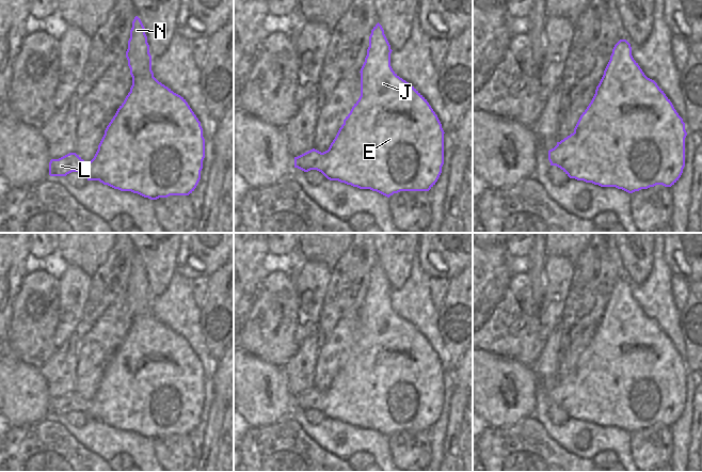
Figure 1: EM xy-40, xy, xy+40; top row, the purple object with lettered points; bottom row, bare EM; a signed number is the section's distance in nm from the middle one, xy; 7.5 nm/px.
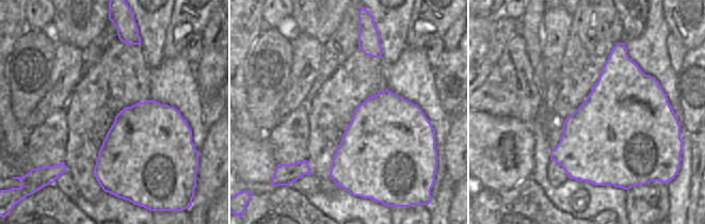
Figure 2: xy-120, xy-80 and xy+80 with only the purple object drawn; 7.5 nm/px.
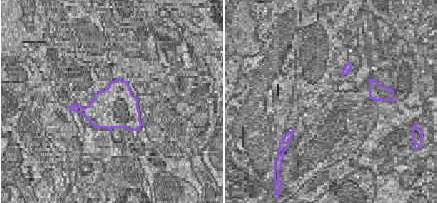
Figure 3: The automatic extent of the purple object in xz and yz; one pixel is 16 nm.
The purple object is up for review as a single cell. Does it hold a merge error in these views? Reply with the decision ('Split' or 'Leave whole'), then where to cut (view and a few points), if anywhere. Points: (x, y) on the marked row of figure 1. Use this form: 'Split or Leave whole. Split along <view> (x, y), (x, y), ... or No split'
Leave whole. No split.

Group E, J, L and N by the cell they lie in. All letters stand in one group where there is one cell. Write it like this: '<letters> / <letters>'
E J L N

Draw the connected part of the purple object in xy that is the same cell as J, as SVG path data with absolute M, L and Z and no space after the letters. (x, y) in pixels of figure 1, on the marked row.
M378 22L371 30L371 34L369 36L369 47L367 49L367 56L365 58L365 62L360 72L361 96L358 100L354 104L350 113L344 120L344 124L339 128L329 150L321 153L313 148L298 157L294 157L294 168L298 168L304 172L308 172L310 170L317 170L321 172L330 180L338 180L340 183L345 183L347 185L351 185L360 189L370 189L387 198L400 191L429 191L435 185L442 173L442 167L444 164L444 133L445 132L442 128L442 124L437 115L435 114L435 112L433 111L427 99L412 84L400 78L393 70L390 66L392 51L393 50L390 49L390 45L384 34L384 30L382 26Z

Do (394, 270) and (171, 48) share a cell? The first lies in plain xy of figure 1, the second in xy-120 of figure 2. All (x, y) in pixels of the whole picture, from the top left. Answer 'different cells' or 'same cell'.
different cells

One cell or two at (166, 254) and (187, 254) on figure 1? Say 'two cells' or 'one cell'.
two cells

